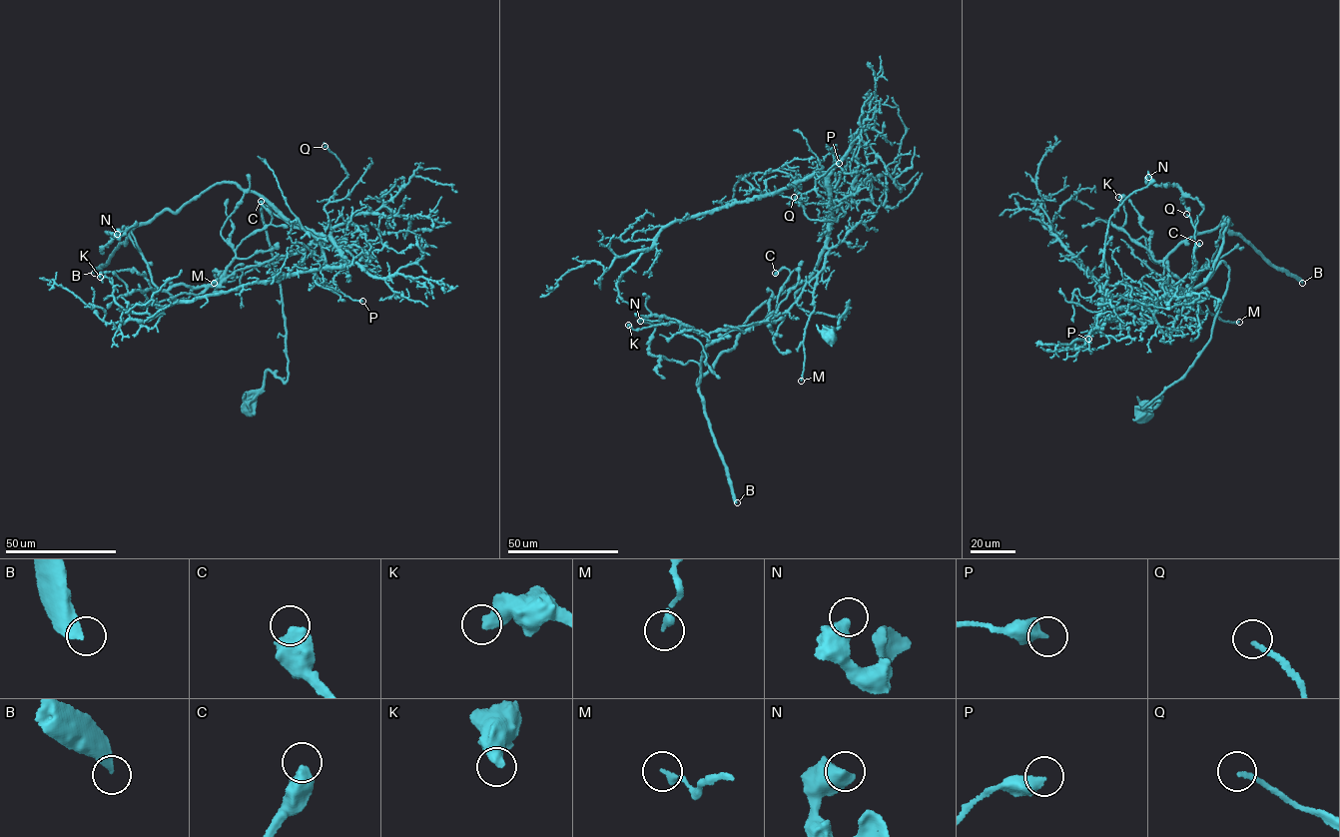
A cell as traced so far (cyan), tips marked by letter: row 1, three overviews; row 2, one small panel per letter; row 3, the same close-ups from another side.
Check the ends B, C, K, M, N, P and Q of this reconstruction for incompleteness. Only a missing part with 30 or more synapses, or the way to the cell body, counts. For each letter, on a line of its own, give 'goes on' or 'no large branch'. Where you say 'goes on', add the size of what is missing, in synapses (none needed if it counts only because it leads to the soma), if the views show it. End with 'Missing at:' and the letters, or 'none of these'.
B: goes on | 950 syn
C: no large branch
K: no large branch
M: no large branch
N: no large branch
P: no large branch
Q: no large branch
Missing at: B

